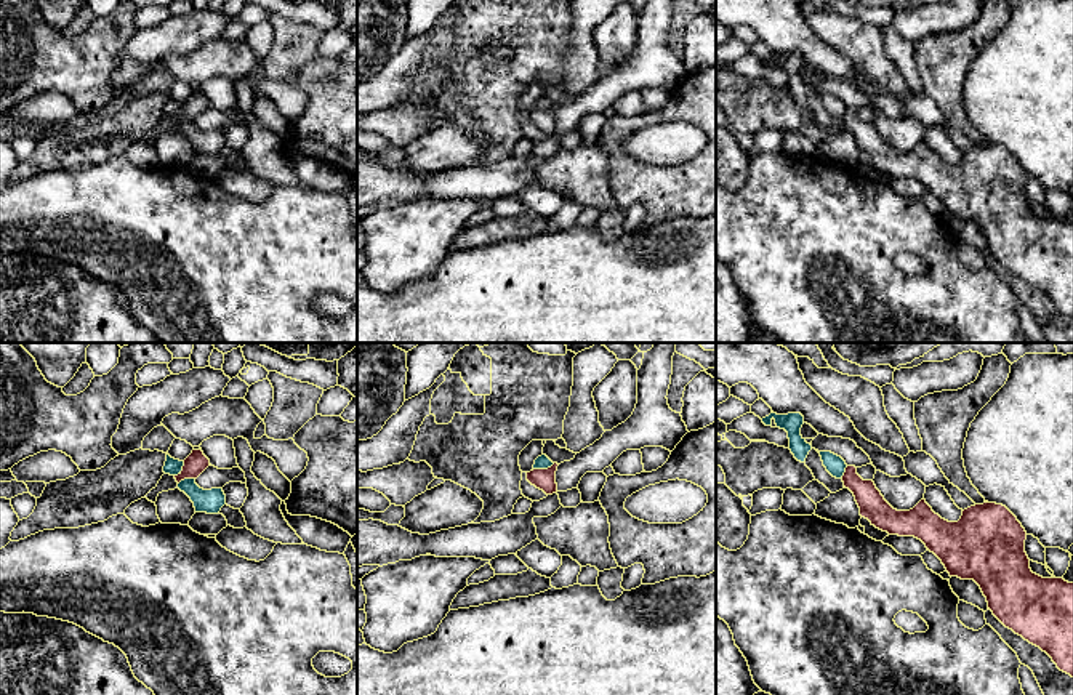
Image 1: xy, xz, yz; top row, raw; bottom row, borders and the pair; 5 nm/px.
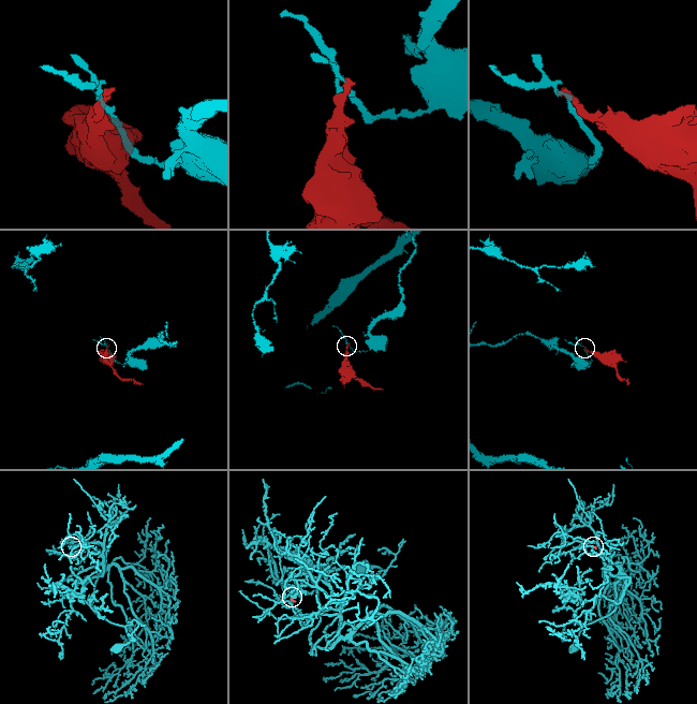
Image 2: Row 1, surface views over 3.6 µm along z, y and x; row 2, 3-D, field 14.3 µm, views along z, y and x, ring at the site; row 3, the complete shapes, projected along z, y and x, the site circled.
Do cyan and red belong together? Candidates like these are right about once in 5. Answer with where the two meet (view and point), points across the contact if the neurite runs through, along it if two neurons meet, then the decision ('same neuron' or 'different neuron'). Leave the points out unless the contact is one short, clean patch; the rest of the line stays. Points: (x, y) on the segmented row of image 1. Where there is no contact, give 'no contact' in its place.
meets cyan in xz at (543, 468); border along xz (554, 463), (534, 470); different neuron

